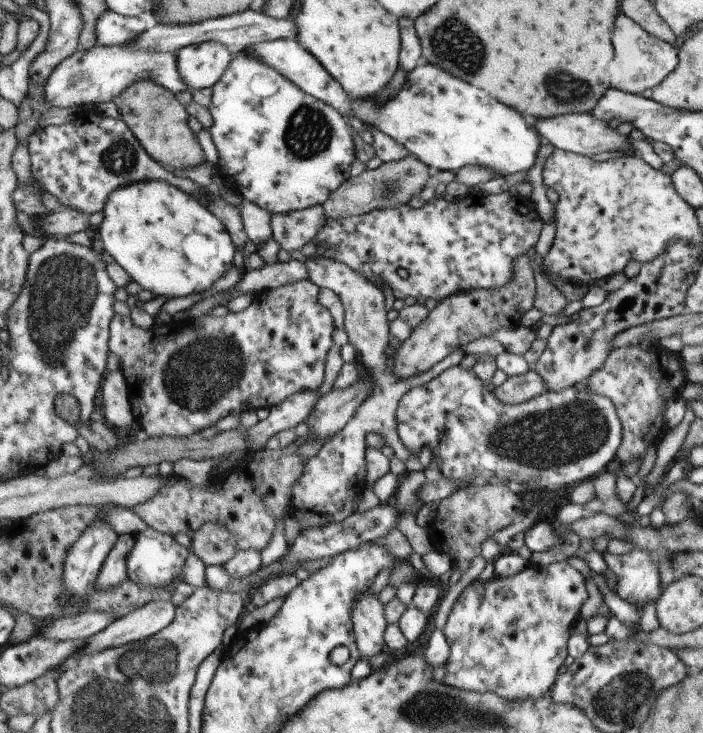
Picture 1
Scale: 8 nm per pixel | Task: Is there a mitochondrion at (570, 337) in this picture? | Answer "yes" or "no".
no

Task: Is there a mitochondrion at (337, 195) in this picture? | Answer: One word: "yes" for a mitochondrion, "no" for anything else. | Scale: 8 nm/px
no

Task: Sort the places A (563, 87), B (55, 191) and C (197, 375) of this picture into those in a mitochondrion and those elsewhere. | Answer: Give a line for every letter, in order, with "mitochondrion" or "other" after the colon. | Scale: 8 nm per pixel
A: mitochondrion
B: other
C: mitochondrion

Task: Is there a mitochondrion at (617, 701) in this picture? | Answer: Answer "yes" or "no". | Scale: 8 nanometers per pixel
yes

